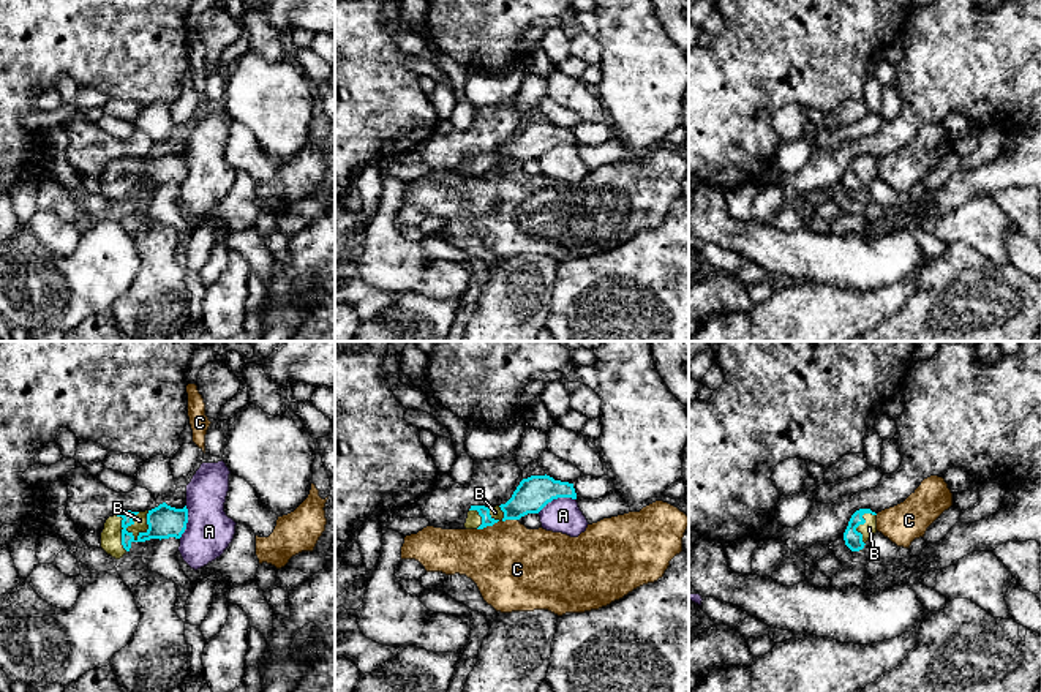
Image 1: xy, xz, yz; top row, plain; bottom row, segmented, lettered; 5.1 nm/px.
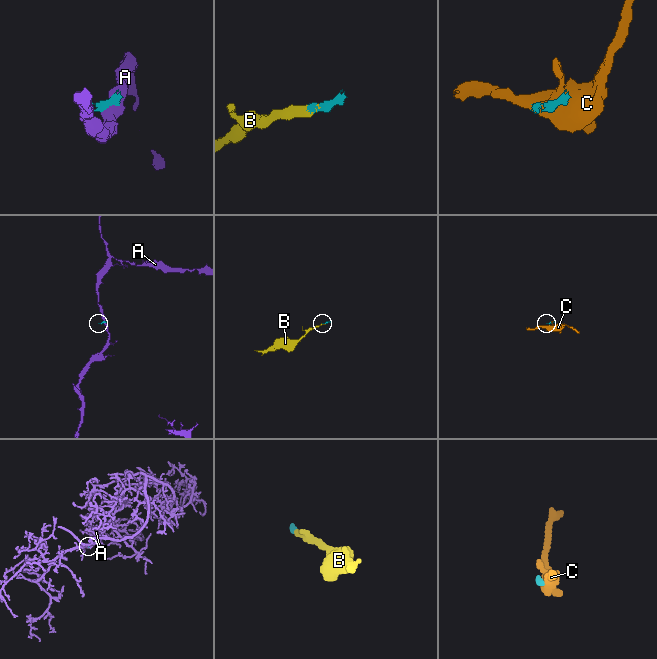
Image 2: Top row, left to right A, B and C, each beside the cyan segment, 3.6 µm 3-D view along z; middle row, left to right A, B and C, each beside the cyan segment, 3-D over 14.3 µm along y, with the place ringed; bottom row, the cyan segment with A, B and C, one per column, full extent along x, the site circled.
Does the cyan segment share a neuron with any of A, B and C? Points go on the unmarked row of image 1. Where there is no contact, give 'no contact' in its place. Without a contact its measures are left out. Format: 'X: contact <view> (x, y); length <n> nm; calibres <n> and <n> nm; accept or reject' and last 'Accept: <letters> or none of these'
A: contact xz (556, 144); length 220 nm; calibres 170 and 180 nm; reject
B: contact xy (133, 182); length 240 nm; calibres 170 and 70 nm; accept
C: contact xz (487, 171); length 120 nm; calibres 60 and 420 nm; reject
Accept: B

